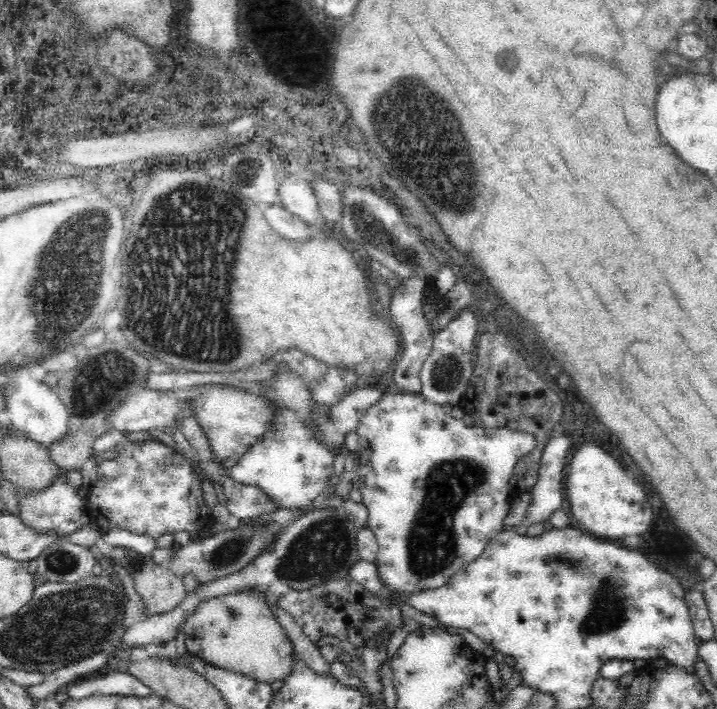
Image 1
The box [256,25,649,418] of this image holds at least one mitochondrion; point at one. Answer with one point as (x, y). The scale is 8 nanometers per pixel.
(433, 139)

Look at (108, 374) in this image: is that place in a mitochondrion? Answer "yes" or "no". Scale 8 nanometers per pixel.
yes

